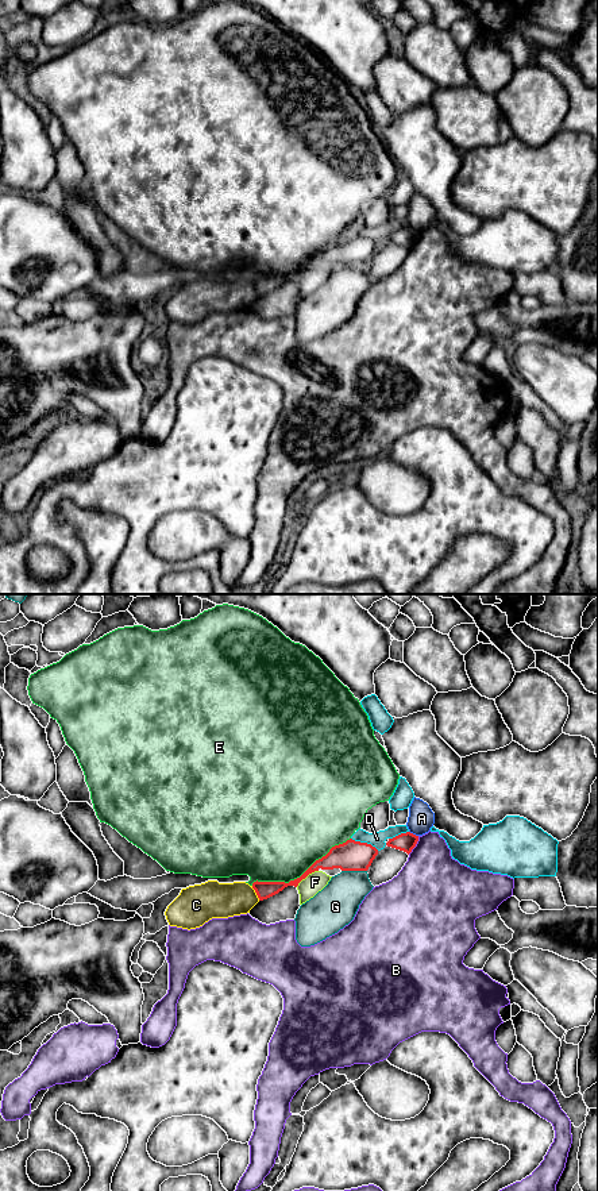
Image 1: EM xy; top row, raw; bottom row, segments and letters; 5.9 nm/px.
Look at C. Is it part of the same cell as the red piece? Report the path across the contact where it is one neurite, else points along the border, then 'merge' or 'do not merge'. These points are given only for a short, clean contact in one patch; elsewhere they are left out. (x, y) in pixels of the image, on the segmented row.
border xy (251, 886), (259, 900); do not merge

